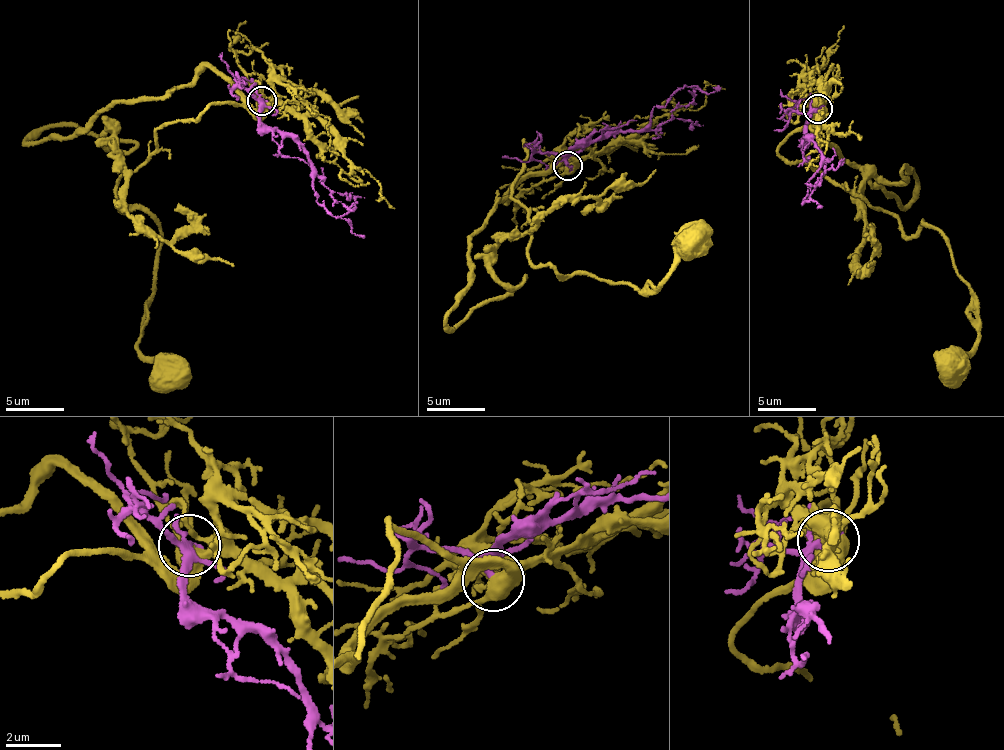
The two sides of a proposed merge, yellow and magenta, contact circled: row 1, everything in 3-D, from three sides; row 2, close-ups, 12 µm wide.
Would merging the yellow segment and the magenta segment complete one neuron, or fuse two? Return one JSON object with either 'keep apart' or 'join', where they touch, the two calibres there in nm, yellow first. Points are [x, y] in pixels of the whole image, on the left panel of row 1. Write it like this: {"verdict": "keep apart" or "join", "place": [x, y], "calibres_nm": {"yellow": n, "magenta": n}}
{"verdict": "join", "place": [262, 100], "calibres_nm": {"yellow": 460, "magenta": 170}}

